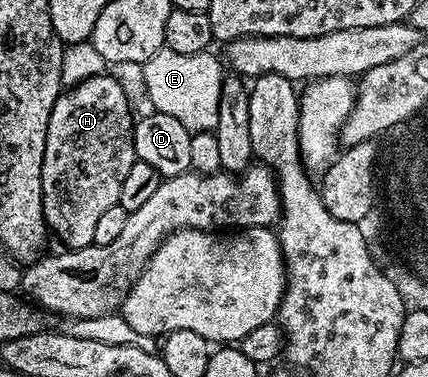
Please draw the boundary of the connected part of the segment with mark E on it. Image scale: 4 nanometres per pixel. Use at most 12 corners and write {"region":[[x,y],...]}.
{"region":[[157,50],[141,67],[155,111],[216,128],[223,63]]}

